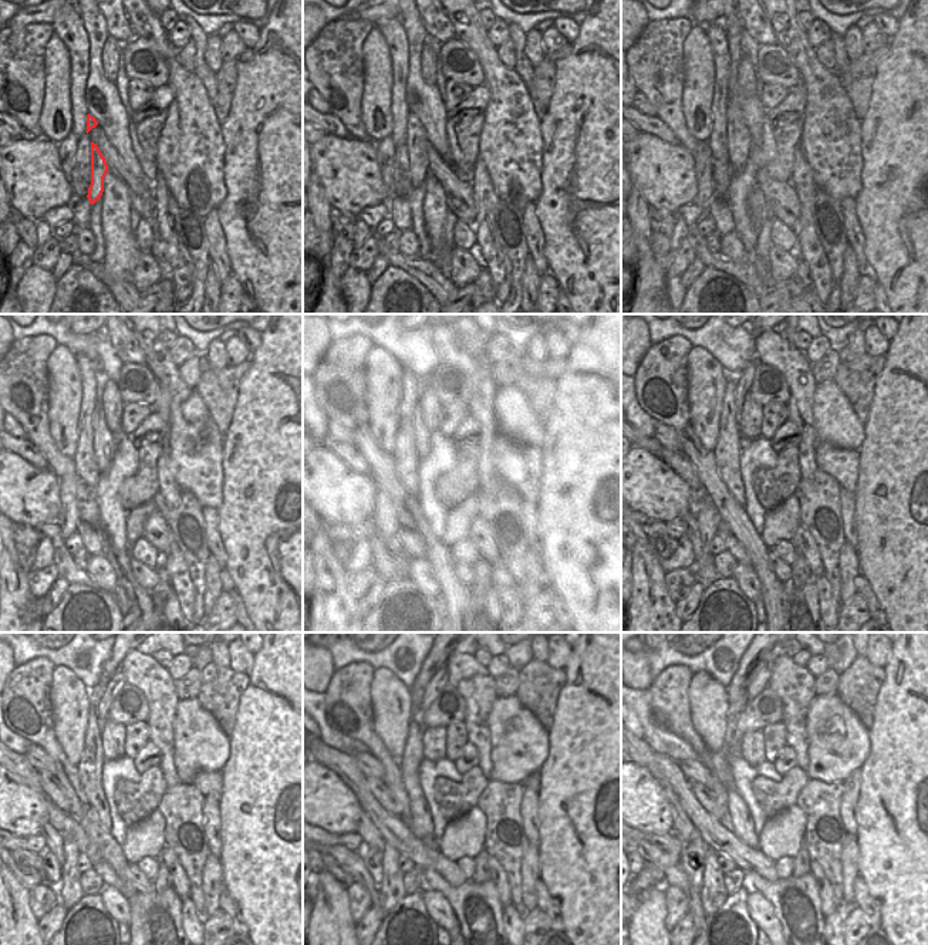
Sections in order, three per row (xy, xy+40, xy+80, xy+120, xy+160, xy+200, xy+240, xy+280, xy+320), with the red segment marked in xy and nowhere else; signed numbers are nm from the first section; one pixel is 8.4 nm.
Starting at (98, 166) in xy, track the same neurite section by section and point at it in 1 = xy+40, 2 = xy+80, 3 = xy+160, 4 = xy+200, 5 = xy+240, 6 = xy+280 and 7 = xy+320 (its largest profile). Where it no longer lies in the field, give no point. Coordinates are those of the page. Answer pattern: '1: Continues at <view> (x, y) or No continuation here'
1: Continues at xy+40 (417, 139)
2: Continues at xy+80 (739, 141)
3: Continues at xy+160 (422, 436)
4: Continues at xy+200 (743, 381)
5: Continues at xy+240 (104, 701)
6: Continues at xy+280 (441, 678)
7: Continues at xy+320 (761, 681).

